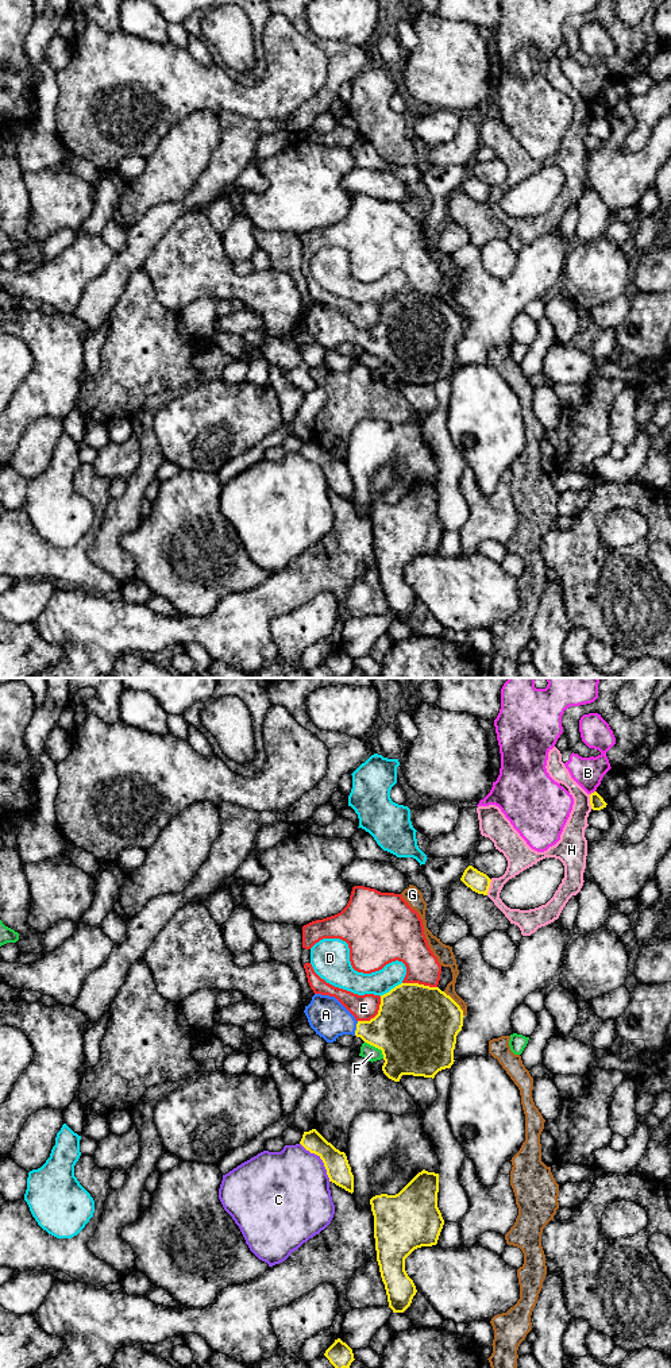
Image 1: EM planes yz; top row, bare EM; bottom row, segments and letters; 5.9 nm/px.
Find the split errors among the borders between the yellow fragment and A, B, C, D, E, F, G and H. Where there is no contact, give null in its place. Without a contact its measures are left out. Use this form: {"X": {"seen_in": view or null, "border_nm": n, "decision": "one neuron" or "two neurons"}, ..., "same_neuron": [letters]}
{"A": {"seen_in": "yz", "border_nm": 90, "decision": "one neuron"}, "B": {"seen_in": "yz", "border_nm": 40, "decision": "two neurons"}, "C": {"seen_in": "yz", "border_nm": 300, "decision": "two neurons"}, "D": {"seen_in": "yz", "border_nm": 160, "decision": "two neurons"}, "E": {"seen_in": "yz", "border_nm": 200, "decision": "two neurons"}, "F": {"seen_in": "yz", "border_nm": 160, "decision": "two neurons"}, "G": {"seen_in": "yz", "border_nm": 200, "decision": "two neurons"}, "H": {"seen_in": "yz", "border_nm": 100, "decision": "two neurons"}, "same_neuron": ["A"]}

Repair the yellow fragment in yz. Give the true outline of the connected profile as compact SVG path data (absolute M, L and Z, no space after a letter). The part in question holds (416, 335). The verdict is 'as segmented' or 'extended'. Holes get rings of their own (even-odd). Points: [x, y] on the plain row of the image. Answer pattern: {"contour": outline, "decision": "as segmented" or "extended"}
{"contour": "M401 292L381 304L378 323L370 330L356 330L355 325L335 307L315 302L304 319L311 336L327 351L339 344L352 343L378 357L383 363L383 382L400 390L402 384L435 386L454 373L456 344L463 335L463 319L439 296L419 292Z", "decision": "extended"}

